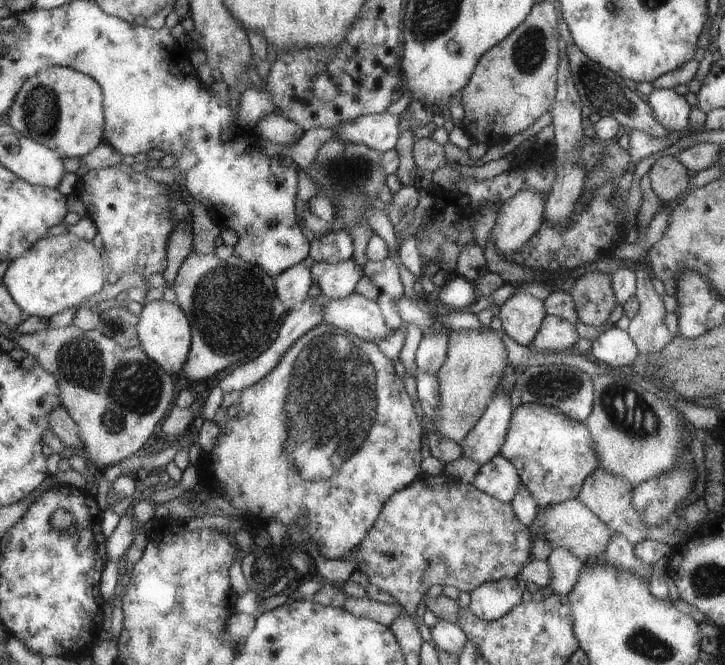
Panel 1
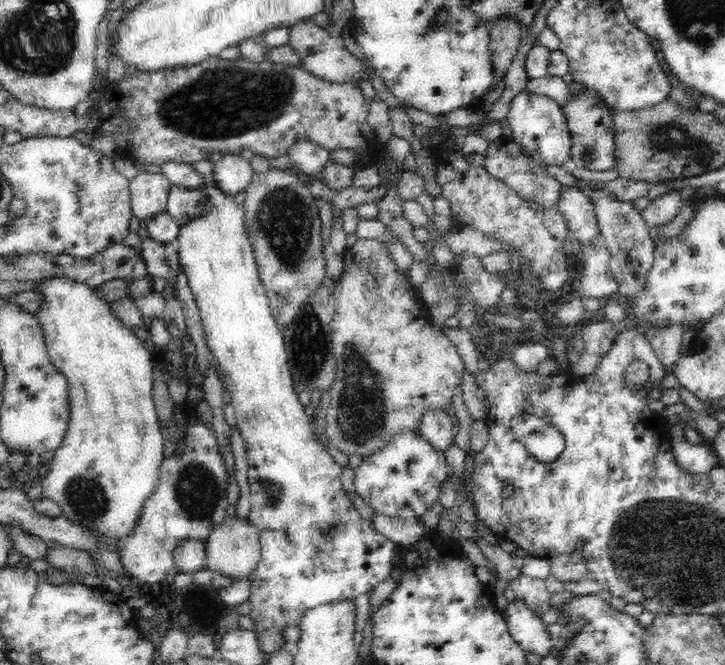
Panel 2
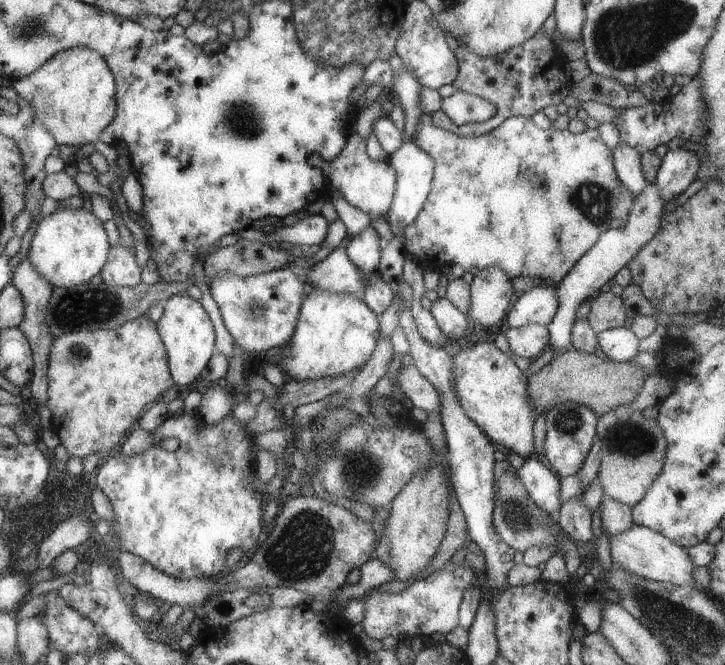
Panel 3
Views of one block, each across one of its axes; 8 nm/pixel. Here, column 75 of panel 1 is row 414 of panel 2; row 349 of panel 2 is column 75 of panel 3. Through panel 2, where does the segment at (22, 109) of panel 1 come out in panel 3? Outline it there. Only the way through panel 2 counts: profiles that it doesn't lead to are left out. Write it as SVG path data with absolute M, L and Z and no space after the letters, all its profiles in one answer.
M73 47L58 52L33 74L11 82L21 102L29 103L35 113L35 121L44 124L58 146L94 144L102 168L113 168L118 178L122 174L117 165L116 147L104 144L99 136L115 120L118 104L118 83L102 53L87 47Z

